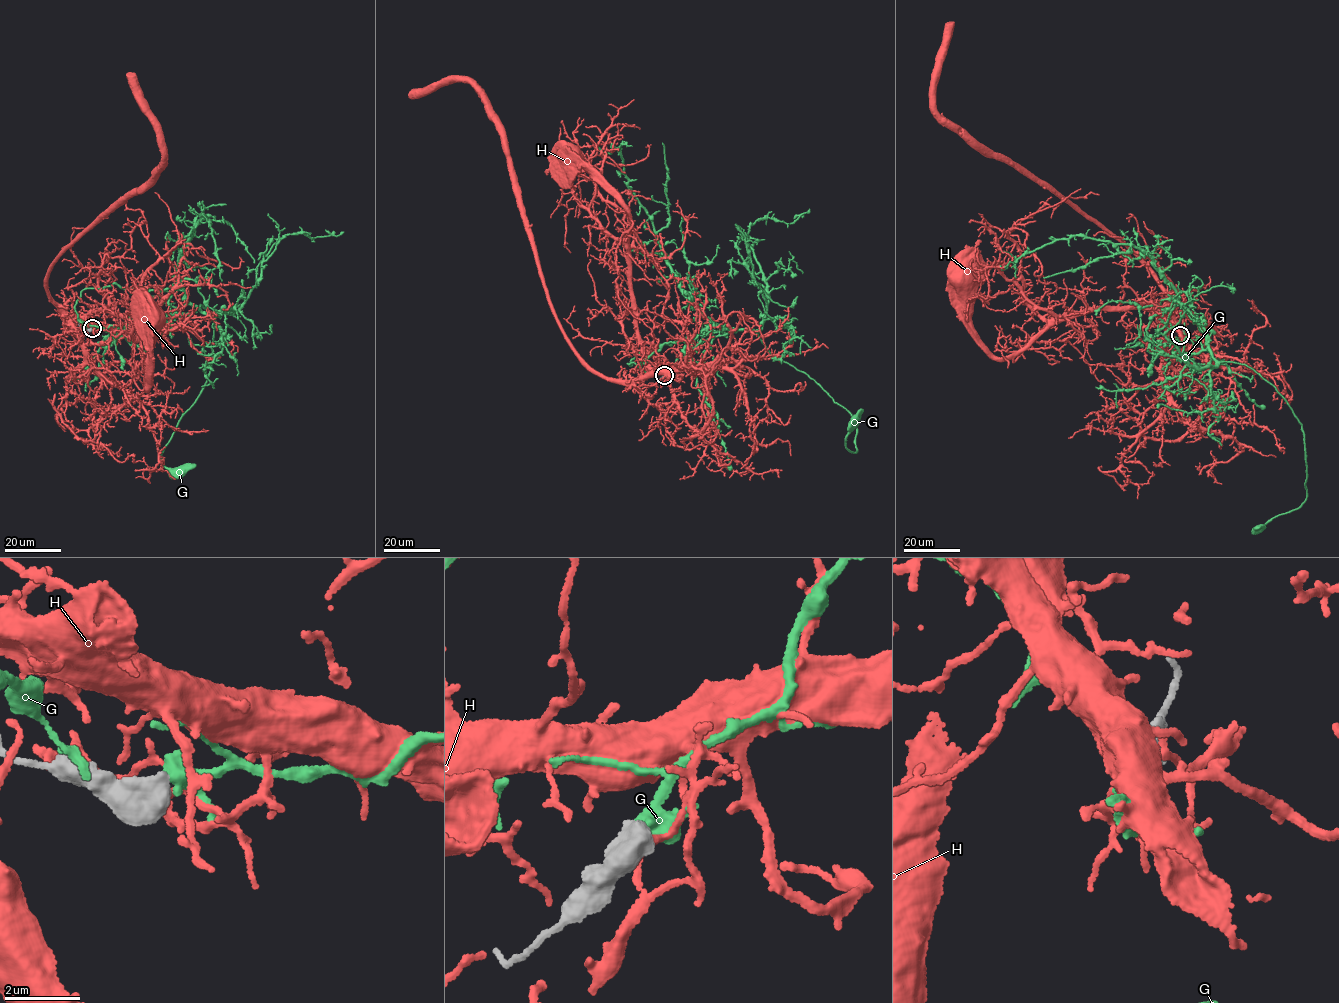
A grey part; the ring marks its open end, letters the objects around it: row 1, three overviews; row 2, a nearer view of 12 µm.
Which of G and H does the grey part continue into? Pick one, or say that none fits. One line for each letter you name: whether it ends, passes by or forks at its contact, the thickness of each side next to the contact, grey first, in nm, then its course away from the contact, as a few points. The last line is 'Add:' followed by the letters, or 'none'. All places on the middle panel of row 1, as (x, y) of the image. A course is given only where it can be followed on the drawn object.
G: it passes by; calibres 650 and 480 nm; course (664, 375), (703, 330), (750, 329), (849, 411), (857, 428), (854, 453), (846, 436), (856, 420)
Add: G

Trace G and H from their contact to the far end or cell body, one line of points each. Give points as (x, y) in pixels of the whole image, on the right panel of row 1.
G: (1180, 335), (1174, 355), (1207, 349), (1220, 362), (1246, 365), (1276, 390), (1301, 425), (1307, 496), (1258, 531)
H: (1180, 337), (1161, 313), (1104, 309), (1050, 324), (1025, 346), (998, 358), (974, 329), (970, 279), (963, 273)

